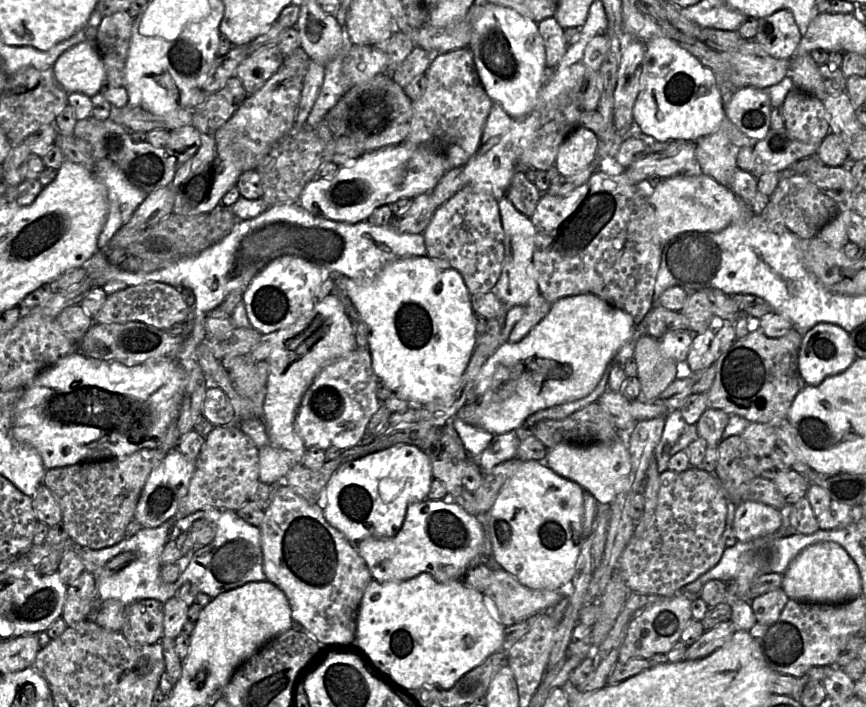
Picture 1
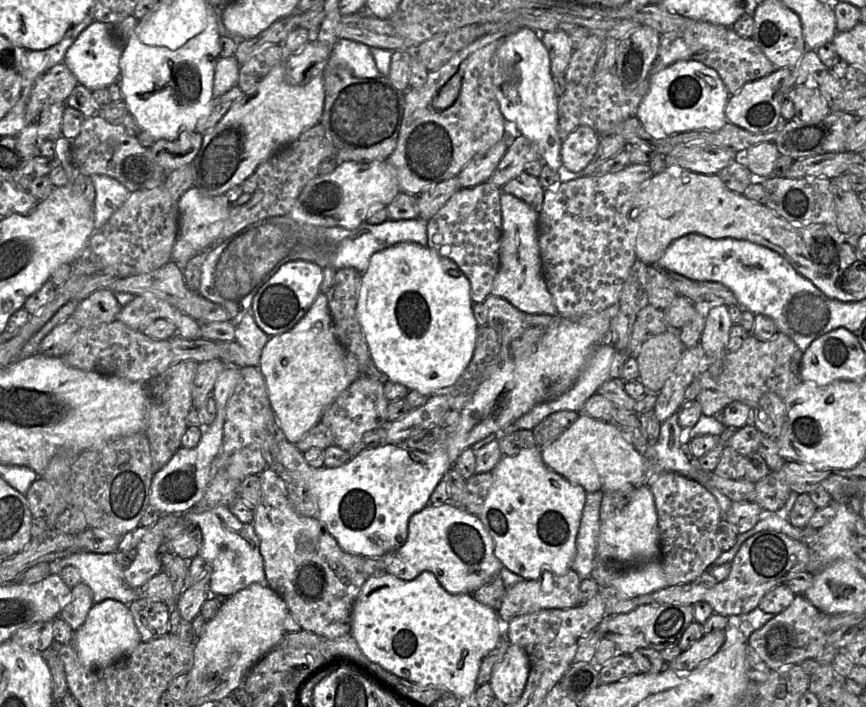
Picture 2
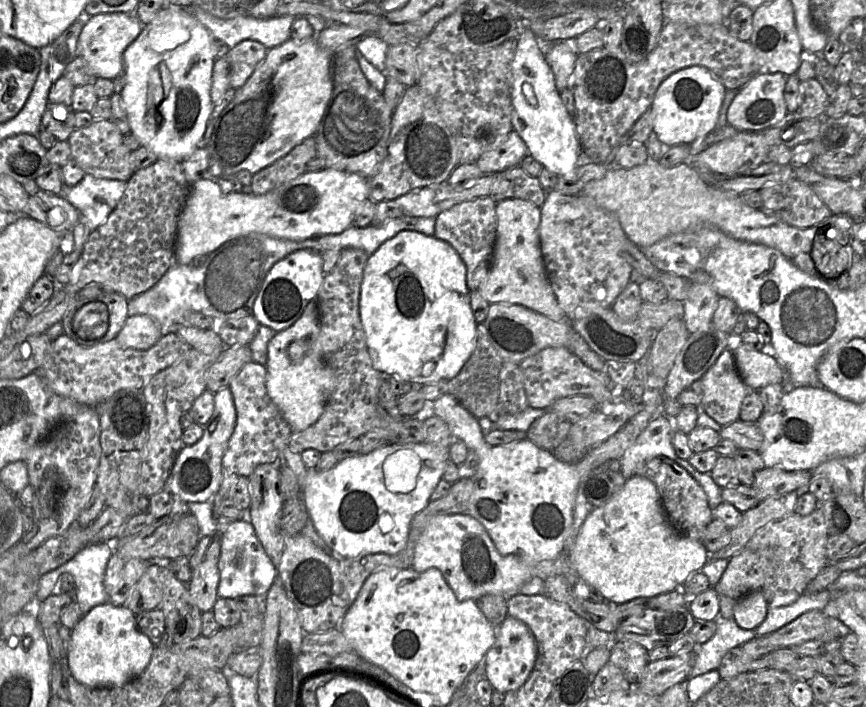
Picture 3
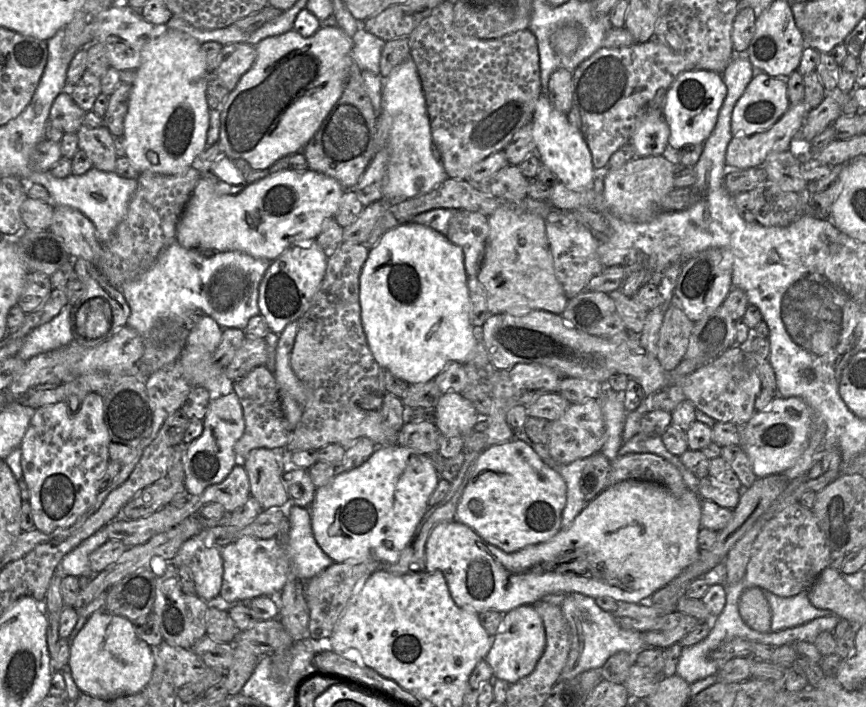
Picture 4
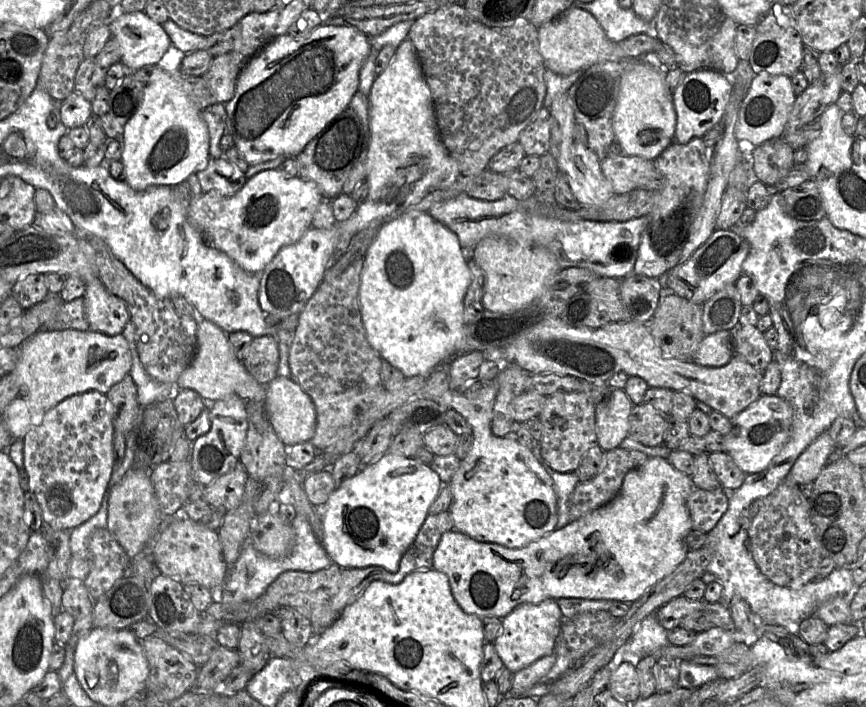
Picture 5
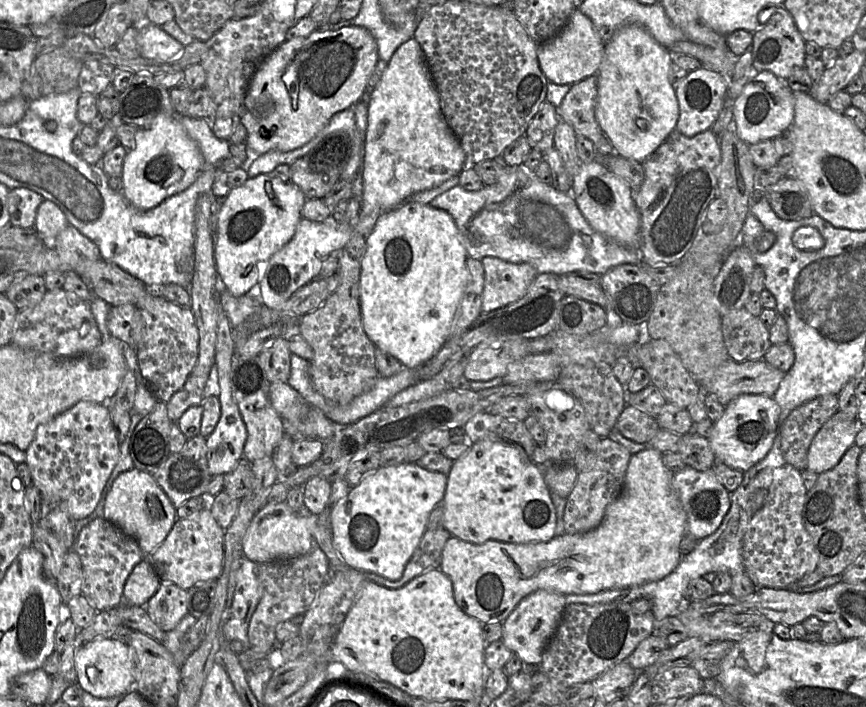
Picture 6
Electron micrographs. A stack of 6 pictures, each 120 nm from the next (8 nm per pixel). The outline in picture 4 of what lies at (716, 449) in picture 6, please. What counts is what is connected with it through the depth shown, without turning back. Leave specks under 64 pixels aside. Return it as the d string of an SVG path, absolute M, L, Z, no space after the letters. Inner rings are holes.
M776 396L764 410L755 411L750 421L743 426L740 446L746 452L756 477L783 474L797 462L806 448L810 409L801 398Z

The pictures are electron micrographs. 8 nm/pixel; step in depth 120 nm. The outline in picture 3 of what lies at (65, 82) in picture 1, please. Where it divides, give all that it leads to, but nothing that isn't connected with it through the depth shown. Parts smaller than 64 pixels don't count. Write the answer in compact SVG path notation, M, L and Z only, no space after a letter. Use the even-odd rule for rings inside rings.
M122 12L104 13L90 16L83 26L77 42L77 55L88 64L95 77L113 80L124 71L123 53L128 45L138 37L144 24L133 14Z

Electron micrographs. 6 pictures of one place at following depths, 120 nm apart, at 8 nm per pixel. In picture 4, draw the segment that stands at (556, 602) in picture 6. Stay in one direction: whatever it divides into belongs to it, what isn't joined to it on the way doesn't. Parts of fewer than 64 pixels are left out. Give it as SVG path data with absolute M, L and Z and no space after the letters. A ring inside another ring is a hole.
M521 605L504 613L500 630L493 637L485 660L492 668L494 679L501 679L512 685L535 669L545 644L545 628L541 617L533 605Z

